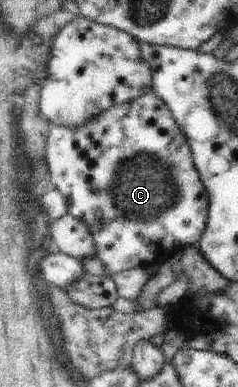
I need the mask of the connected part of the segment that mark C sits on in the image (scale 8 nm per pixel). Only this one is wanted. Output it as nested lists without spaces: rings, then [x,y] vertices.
[[[150,92],[131,102],[124,102],[120,106],[112,106],[98,120],[96,118],[98,116],[92,118],[94,122],[90,120],[90,122],[86,122],[86,124],[82,124],[78,128],[52,125],[46,140],[45,162],[49,171],[50,185],[64,196],[68,206],[68,213],[72,214],[72,217],[76,218],[76,220],[84,220],[88,224],[88,228],[90,228],[90,232],[94,236],[96,256],[106,267],[106,272],[109,273],[108,277],[111,274],[128,272],[138,266],[150,266],[154,262],[162,264],[178,250],[183,250],[198,243],[207,225],[209,196],[192,160],[190,145],[186,142],[184,133],[178,128],[177,122],[174,120],[171,110],[166,106],[166,103],[160,100],[156,93]]]

